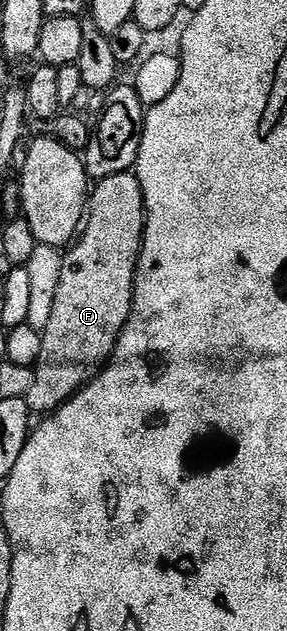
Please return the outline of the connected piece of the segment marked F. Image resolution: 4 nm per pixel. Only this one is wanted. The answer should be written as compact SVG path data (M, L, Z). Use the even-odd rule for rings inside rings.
M136 171L112 174L112 176L96 181L92 185L91 195L87 201L87 219L76 237L75 243L64 253L65 261L63 262L63 274L59 274L59 290L55 290L55 307L51 309L51 319L47 321L45 331L41 333L42 349L39 353L38 362L32 367L33 377L31 378L31 390L27 390L25 401L29 407L30 413L45 412L41 414L52 414L66 404L76 392L80 392L85 385L90 384L95 377L105 369L111 357L115 346L119 342L119 334L131 314L133 305L133 279L137 277L137 259L141 256L141 242L145 239L145 199L141 183L137 177Z

